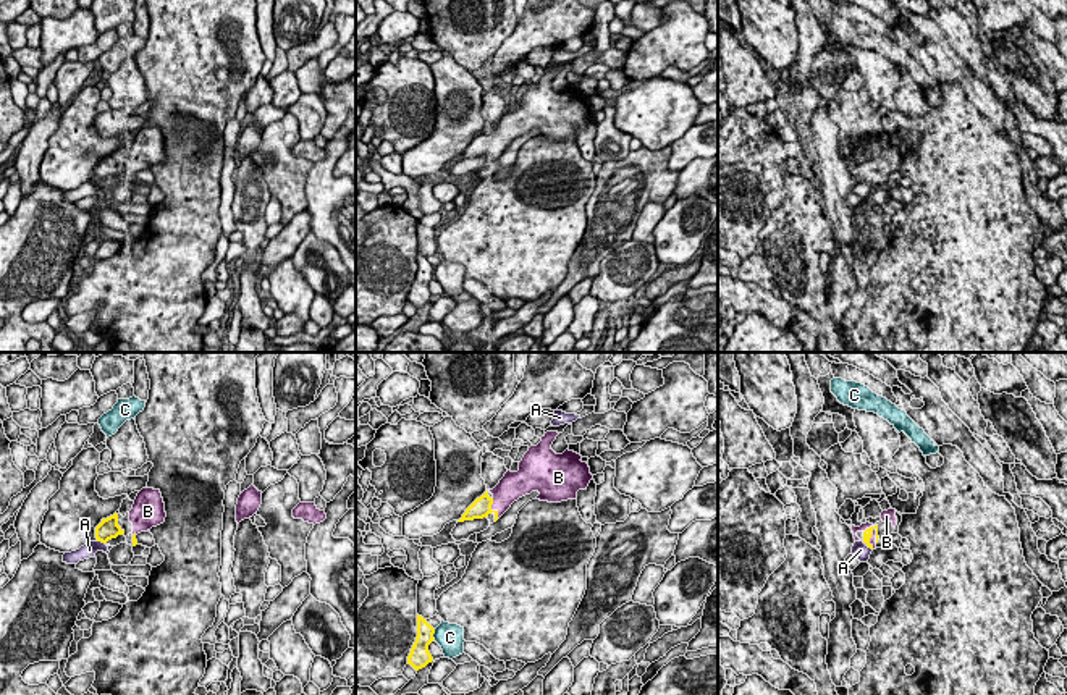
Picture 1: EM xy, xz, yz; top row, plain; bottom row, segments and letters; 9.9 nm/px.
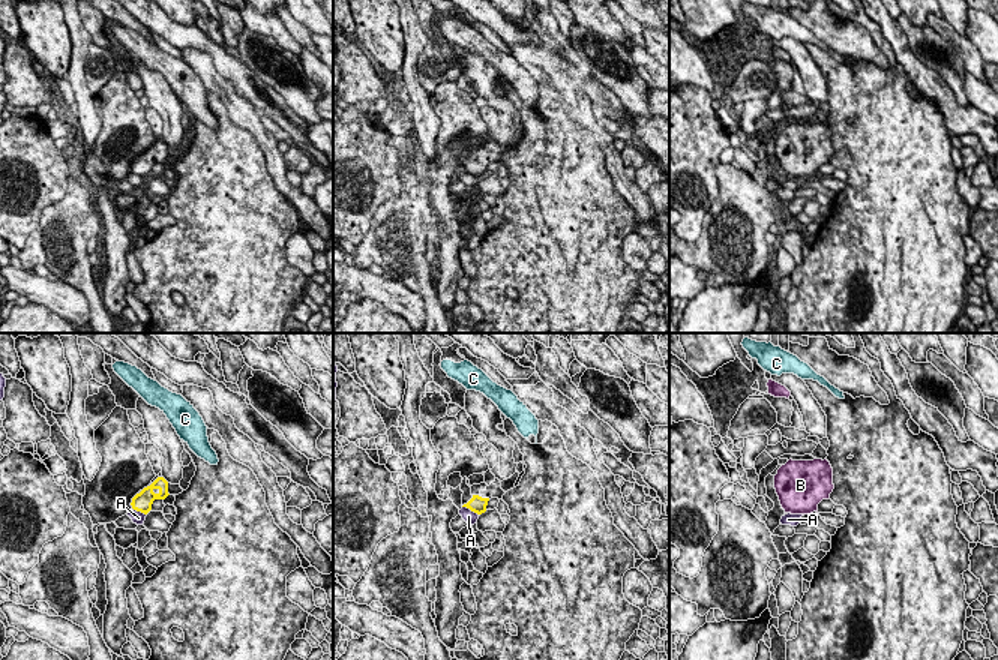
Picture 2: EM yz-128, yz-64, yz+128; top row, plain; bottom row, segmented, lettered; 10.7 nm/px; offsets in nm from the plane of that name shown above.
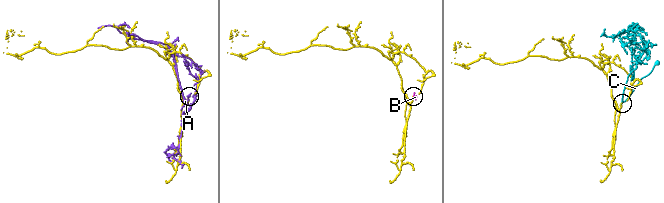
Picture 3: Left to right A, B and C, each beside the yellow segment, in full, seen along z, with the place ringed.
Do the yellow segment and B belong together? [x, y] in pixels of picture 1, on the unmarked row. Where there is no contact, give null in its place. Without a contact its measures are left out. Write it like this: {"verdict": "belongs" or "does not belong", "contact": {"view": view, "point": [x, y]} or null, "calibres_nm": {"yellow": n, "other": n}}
{"verdict": "belongs", "contact": {"view": "xz", "point": [490, 146]}, "calibres_nm": {"yellow": 200, "other": 240}}

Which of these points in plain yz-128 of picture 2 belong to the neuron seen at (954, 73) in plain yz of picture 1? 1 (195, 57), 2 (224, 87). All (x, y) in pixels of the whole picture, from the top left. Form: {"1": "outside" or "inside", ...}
{"1": "inside", "2": "inside"}

